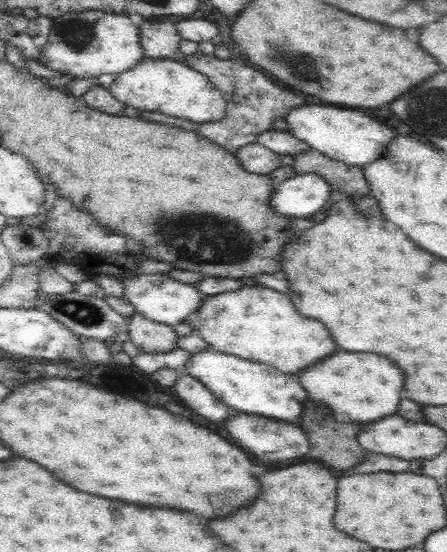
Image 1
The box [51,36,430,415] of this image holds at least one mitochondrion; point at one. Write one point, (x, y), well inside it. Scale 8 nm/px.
(214, 245)

